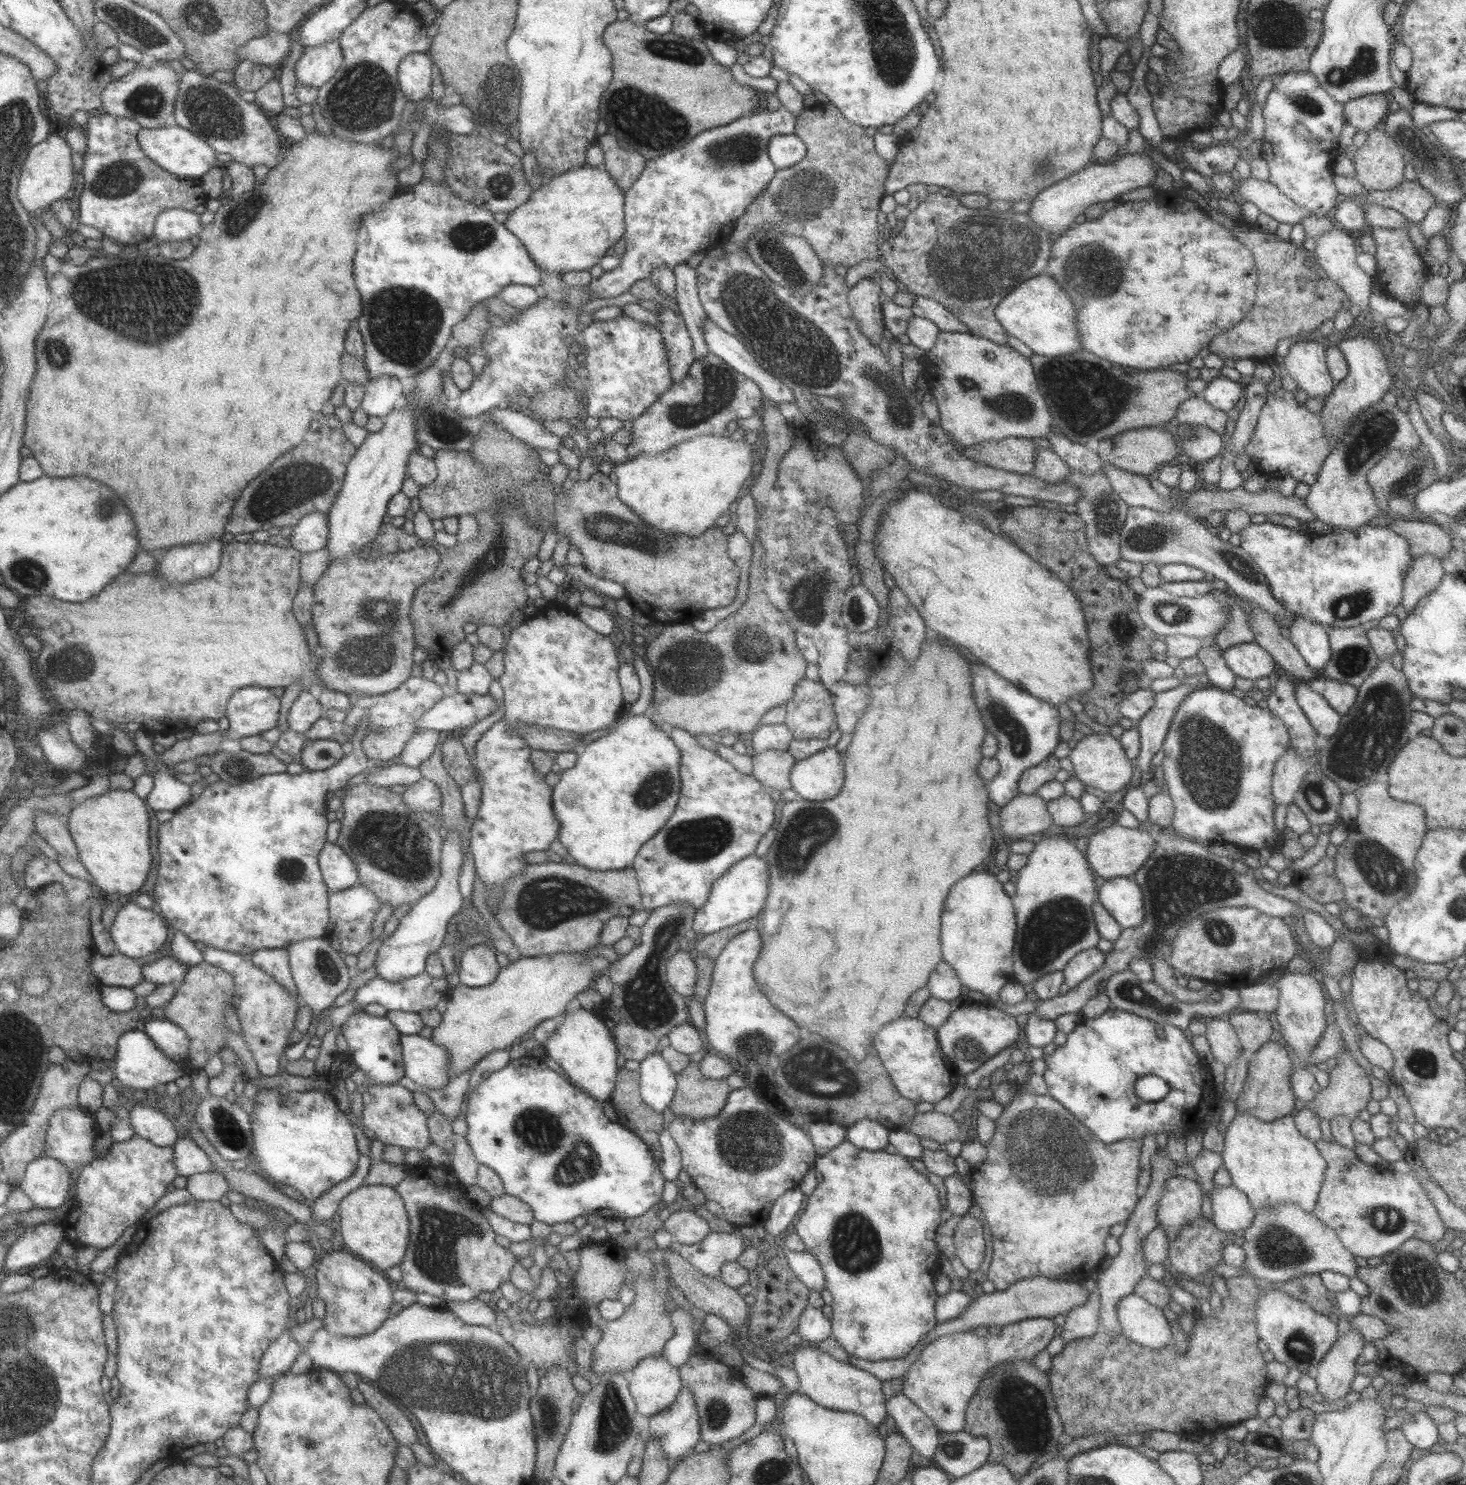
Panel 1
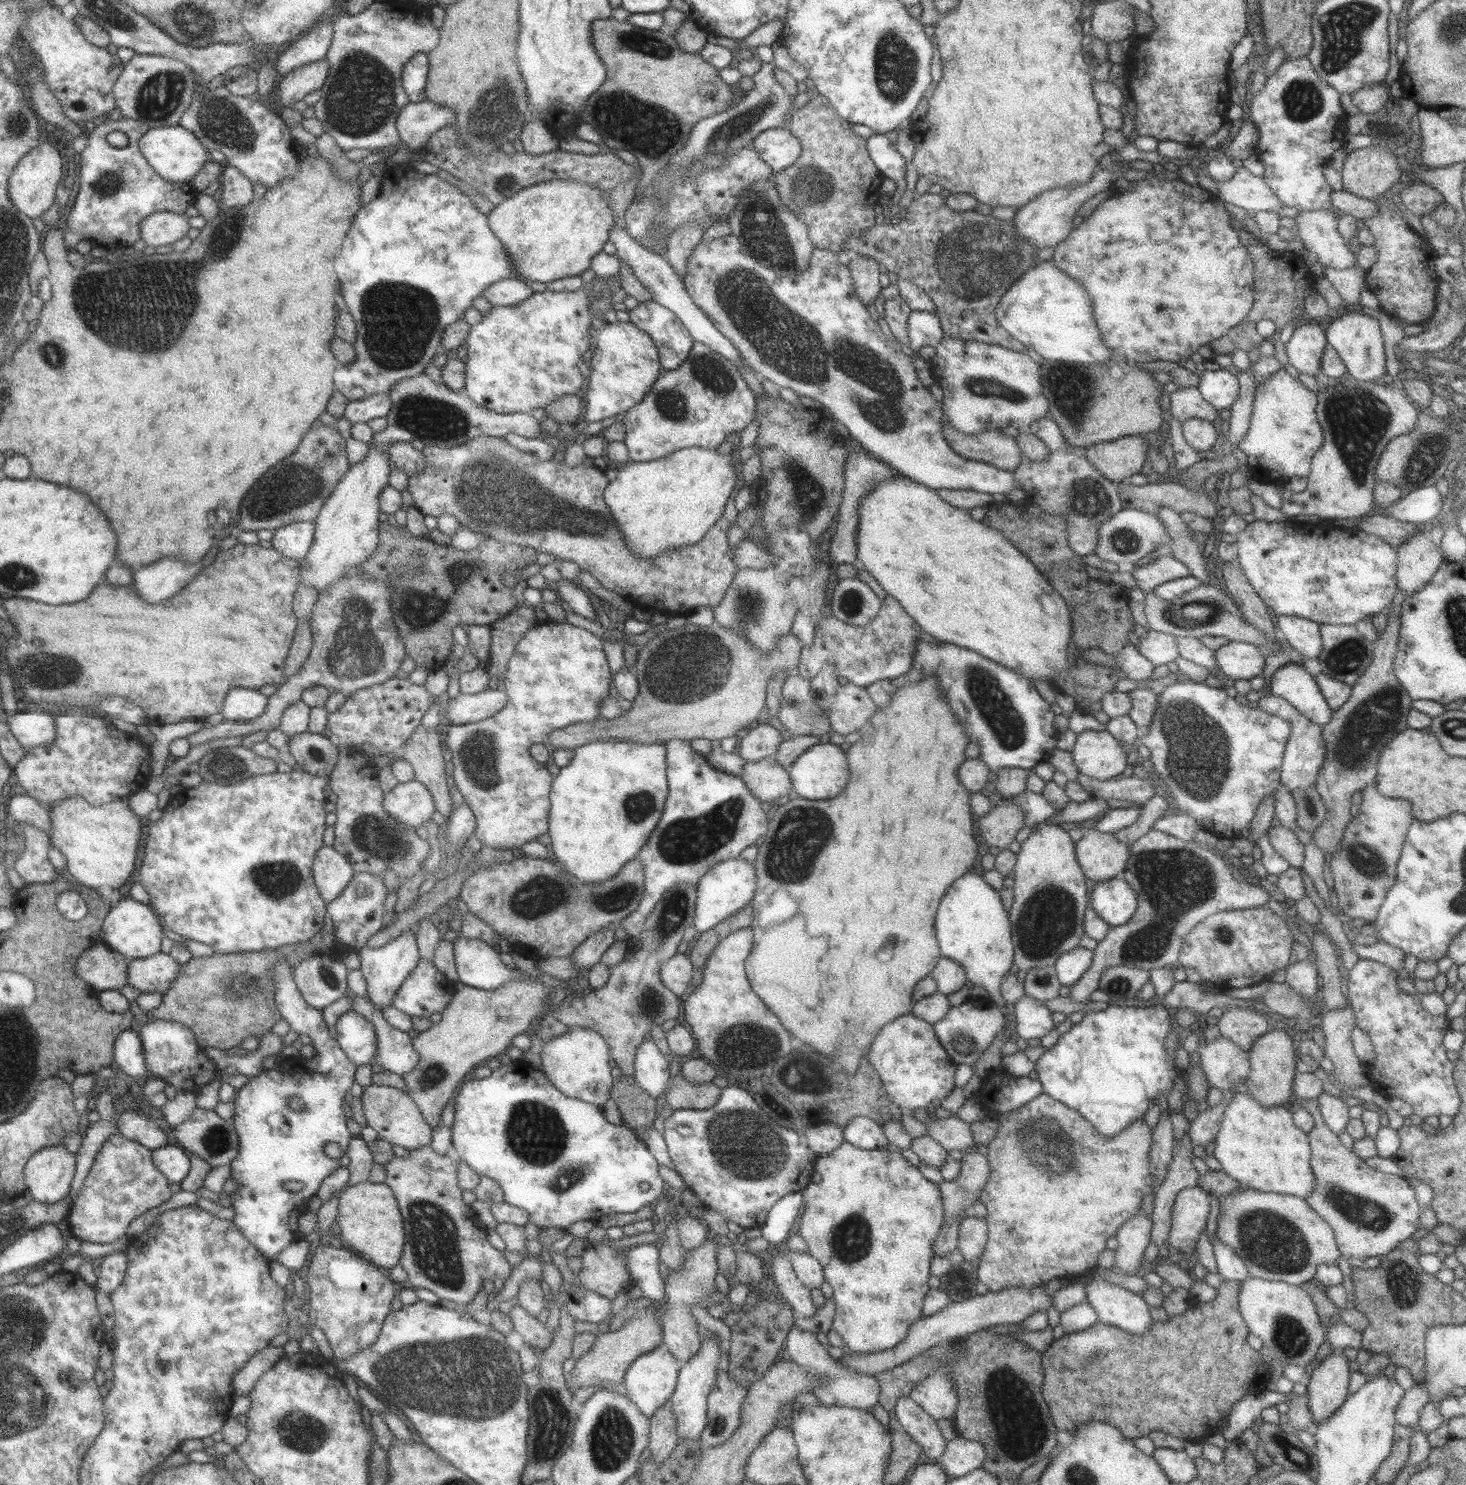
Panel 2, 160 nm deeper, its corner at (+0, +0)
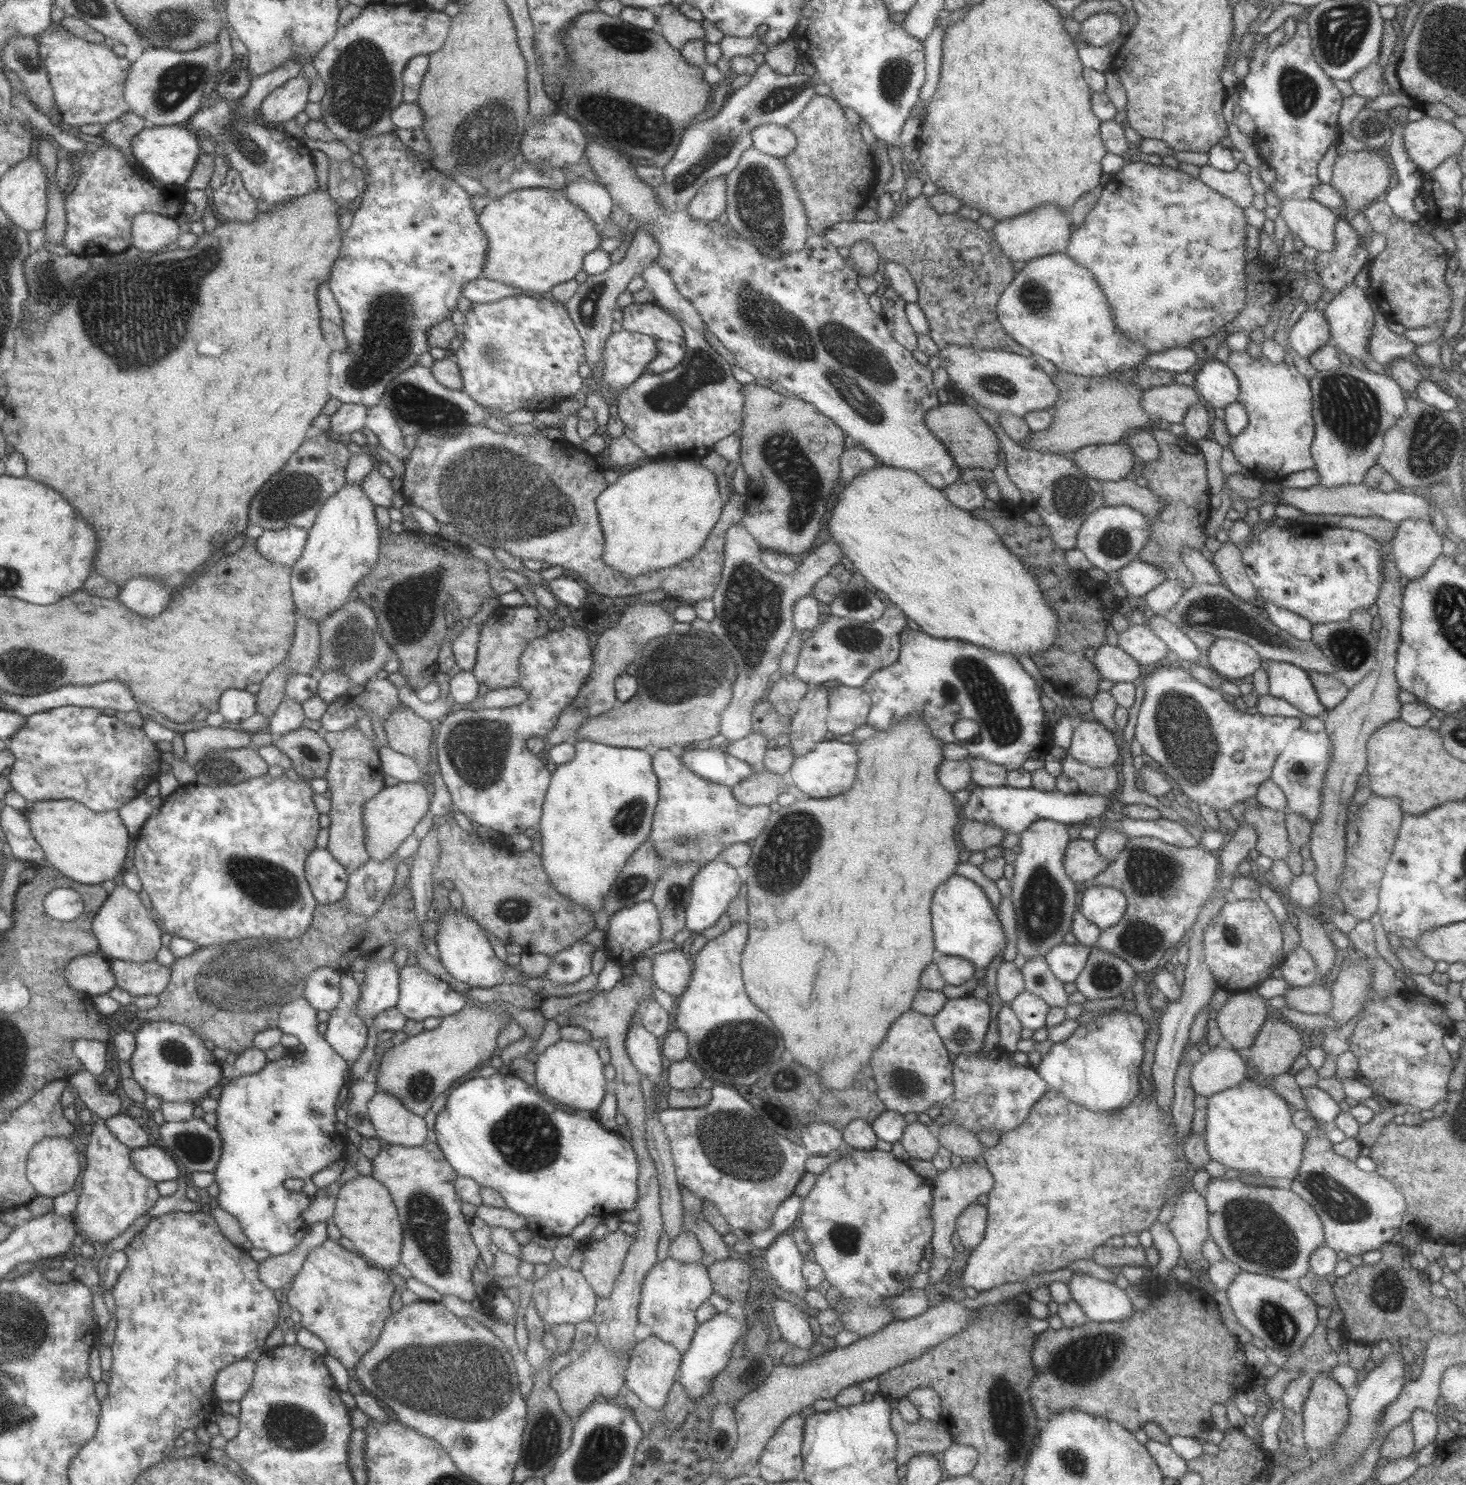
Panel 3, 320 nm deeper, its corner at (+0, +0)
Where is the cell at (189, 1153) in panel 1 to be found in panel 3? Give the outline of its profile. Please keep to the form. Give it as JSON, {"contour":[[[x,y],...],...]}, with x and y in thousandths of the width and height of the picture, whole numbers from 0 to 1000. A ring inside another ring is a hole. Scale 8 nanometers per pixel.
{"contour":[[[101,772],[91,774],[90,780],[93,787],[97,789],[100,793],[109,797],[116,795],[124,795],[124,785],[120,779],[109,772]]]}

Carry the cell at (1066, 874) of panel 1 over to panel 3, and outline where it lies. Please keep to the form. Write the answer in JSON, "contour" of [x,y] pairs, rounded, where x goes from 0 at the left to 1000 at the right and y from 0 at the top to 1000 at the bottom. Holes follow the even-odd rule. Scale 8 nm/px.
{"contour":[[[706,552],[696,564],[696,574],[694,575],[691,600],[689,603],[694,620],[694,642],[700,645],[713,644],[717,638],[724,636],[726,630],[731,628],[733,615],[735,613],[735,596],[725,584],[725,576],[729,569],[729,556],[720,552]]]}

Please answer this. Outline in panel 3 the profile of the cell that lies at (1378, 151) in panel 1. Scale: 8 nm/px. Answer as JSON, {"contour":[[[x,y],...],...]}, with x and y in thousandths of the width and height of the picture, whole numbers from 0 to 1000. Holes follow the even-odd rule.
{"contour":[[[935,100],[926,102],[918,102],[912,106],[907,124],[915,131],[918,139],[916,143],[920,141],[930,141],[930,139],[943,133],[947,128],[948,120],[951,117],[951,114],[945,110],[943,101],[935,101]]]}

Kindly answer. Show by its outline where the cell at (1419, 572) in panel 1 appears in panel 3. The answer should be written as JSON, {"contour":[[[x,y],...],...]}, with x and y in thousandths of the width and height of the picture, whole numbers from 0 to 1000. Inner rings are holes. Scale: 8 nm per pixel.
{"contour":[[[956,350],[949,364],[954,385],[960,391],[970,389],[980,376],[986,373],[985,365],[985,361],[981,360],[976,350]]]}

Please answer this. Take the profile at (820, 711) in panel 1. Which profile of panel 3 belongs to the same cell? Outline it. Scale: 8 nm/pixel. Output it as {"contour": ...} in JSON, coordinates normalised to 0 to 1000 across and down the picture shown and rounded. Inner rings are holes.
{"contour":[[[542,453],[532,455],[528,457],[522,471],[525,472],[532,481],[541,483],[553,462],[546,458]]]}

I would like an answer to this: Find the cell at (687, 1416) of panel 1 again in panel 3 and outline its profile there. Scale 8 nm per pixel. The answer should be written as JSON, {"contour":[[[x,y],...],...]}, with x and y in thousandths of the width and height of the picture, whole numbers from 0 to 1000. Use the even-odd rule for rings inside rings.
{"contour":[[[489,884],[482,890],[477,891],[474,896],[471,906],[465,914],[464,919],[465,925],[464,930],[473,944],[480,943],[483,940],[486,929],[493,924],[497,916],[501,913],[503,904],[510,898],[508,891],[502,889],[501,886],[497,886],[495,884]]]}

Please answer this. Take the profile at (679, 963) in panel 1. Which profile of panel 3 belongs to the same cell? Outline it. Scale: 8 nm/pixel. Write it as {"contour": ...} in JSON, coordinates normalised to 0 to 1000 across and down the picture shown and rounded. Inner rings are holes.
{"contour":[[[459,639],[449,642],[445,646],[445,660],[447,664],[458,671],[464,671],[468,667],[472,655],[472,646],[468,640]]]}

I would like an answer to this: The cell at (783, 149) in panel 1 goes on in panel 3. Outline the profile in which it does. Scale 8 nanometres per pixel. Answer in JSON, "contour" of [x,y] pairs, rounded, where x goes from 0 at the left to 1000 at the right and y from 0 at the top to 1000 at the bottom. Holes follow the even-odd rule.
{"contour":[[[523,83],[513,87],[514,99],[520,104],[536,106],[544,98],[543,92],[537,85]]]}

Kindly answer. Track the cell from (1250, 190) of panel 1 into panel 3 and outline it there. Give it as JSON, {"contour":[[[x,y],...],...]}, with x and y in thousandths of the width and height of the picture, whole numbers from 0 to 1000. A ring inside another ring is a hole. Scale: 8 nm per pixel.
{"contour":[[[823,110],[819,112],[817,120],[829,129],[833,129],[836,133],[844,136],[846,140],[854,138],[857,130],[853,125],[852,119],[844,114],[834,115]]]}

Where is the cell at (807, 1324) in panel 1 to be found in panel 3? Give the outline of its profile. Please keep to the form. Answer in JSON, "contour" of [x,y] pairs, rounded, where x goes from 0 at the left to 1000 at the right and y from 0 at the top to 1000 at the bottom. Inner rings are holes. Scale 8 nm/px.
{"contour":[[[541,828],[534,830],[528,834],[523,840],[522,848],[522,854],[532,867],[542,871],[552,869],[546,856],[549,845],[542,835]]]}

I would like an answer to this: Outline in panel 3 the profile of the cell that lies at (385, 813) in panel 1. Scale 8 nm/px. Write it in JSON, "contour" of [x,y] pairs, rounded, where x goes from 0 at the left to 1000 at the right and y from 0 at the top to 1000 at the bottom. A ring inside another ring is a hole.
{"contour":[[[244,488],[231,493],[220,493],[226,504],[226,510],[224,513],[224,519],[222,521],[223,532],[226,536],[224,550],[226,551],[225,566],[223,572],[227,574],[235,585],[238,587],[245,585],[252,578],[250,572],[250,559],[248,558],[247,545],[250,539],[256,536],[262,529],[262,521],[259,517],[253,517],[251,512],[252,509],[258,509],[258,503],[256,498],[248,494]]]}

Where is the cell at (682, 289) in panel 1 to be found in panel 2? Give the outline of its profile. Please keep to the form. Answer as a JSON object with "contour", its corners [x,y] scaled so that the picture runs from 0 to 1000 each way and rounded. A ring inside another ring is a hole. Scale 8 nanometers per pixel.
{"contour":[[[469,150],[460,154],[455,160],[454,175],[465,186],[467,185],[468,177],[471,168],[479,162],[481,154],[475,150]]]}

